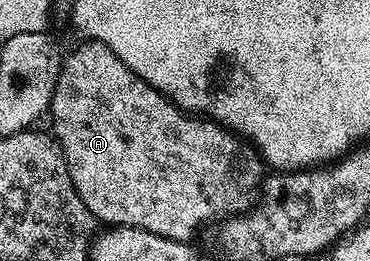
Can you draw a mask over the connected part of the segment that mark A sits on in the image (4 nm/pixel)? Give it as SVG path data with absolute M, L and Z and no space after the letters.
M81 41L81 44L70 55L66 54L62 58L61 71L57 75L57 84L53 90L53 100L49 106L48 114L53 115L51 134L58 145L61 146L61 152L67 165L67 173L71 177L83 205L87 205L87 209L98 224L112 225L114 227L138 227L147 233L155 233L159 237L167 237L184 243L192 240L192 235L208 219L214 218L213 220L216 220L227 212L244 214L252 208L253 200L251 201L250 192L263 179L264 162L255 159L255 162L247 169L240 169L242 140L234 132L222 127L220 123L213 122L208 117L201 118L190 115L189 112L176 107L169 98L159 94L151 85L147 85L147 81L143 81L138 75L131 73L131 69L127 69L127 65L123 65L123 61L119 61L119 57L115 57L115 53L111 53L111 49L107 49L107 45L92 41Z

